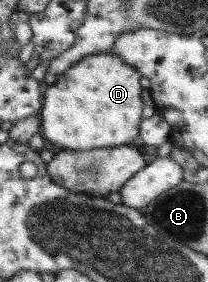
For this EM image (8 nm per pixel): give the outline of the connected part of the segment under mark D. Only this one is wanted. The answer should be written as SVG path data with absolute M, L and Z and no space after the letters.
M110 52L91 53L70 65L50 87L42 89L40 134L52 150L89 150L106 146L135 146L140 112L140 75Z

